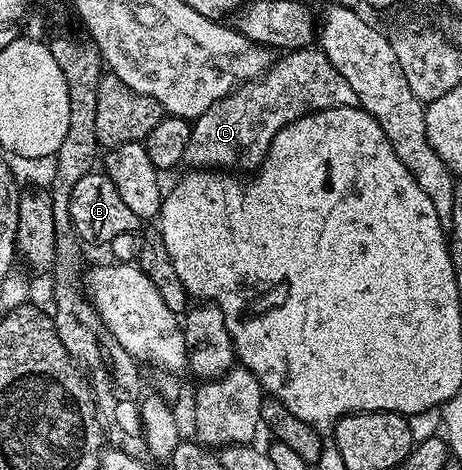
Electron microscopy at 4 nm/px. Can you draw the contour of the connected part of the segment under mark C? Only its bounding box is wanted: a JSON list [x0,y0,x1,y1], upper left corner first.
[184,50,359,172]

